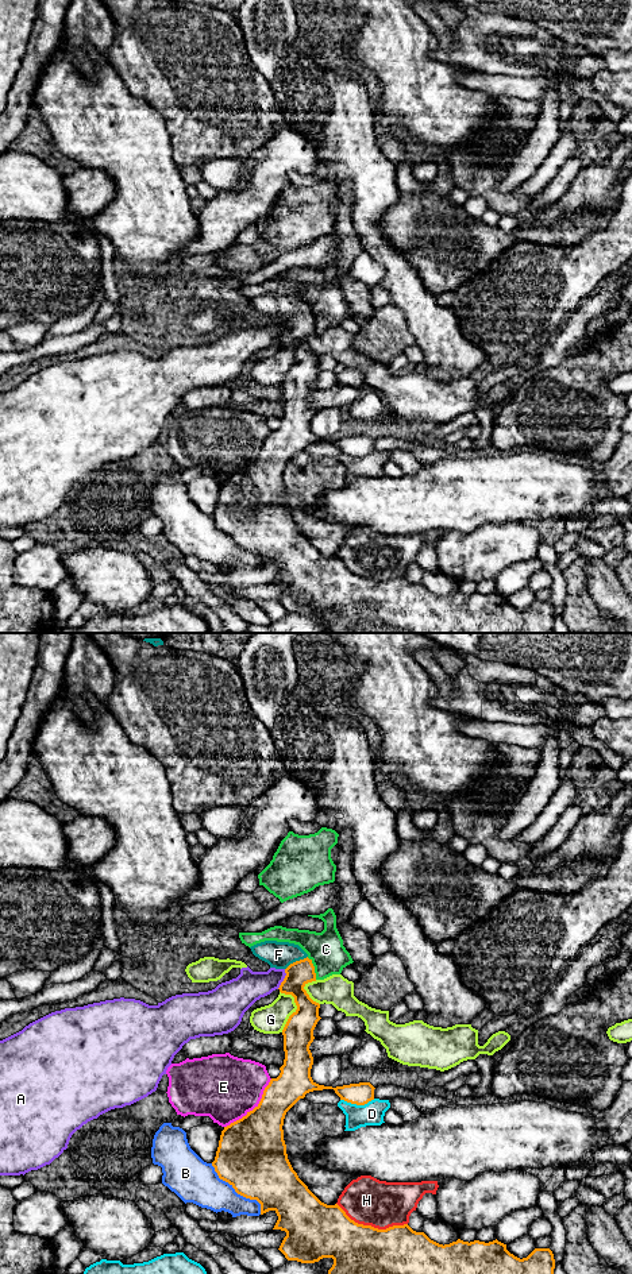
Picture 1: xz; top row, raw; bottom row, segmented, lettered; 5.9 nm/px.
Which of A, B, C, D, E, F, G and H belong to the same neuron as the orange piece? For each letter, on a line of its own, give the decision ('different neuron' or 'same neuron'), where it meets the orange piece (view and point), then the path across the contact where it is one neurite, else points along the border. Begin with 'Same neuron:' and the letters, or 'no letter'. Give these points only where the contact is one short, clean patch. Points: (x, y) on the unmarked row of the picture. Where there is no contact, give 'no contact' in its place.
Same neuron: F
A: different neuron; contact xz (284, 331); border xz (285, 321), (285, 329), (277, 340)
B: different neuron; contact xz (238, 545)
C: different neuron; contact xz (313, 320); border xz (307, 309), (313, 319), (316, 331)
D: different neuron; contact xz (357, 456)
E: different neuron; contact xz (254, 460)
F: same neuron; contact xz (296, 313); way xz (299, 325), (296, 313), (288, 308), (278, 307)
G: different neuron; contact xz (297, 361)
H: different neuron; contact xz (370, 578)

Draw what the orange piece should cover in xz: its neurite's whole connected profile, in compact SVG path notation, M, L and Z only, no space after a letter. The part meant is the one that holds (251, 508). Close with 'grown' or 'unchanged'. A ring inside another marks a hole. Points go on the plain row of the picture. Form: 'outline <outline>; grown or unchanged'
outline M265 293L250 301L270 320L285 323L286 328L278 341L294 350L297 362L282 382L285 412L280 428L270 432L253 463L224 479L212 518L219 530L228 534L238 547L257 552L261 567L269 563L277 565L278 572L273 582L286 584L278 601L285 610L301 615L332 610L334 617L328 622L331 633L554 633L555 611L550 601L535 601L520 611L497 591L489 595L458 591L443 598L408 576L386 582L358 576L338 556L327 557L308 541L288 511L282 482L286 464L307 445L323 441L334 441L340 452L365 458L374 452L375 440L370 435L332 440L312 432L313 409L309 398L315 391L313 382L321 371L320 356L304 341L308 335L316 333L312 312L298 297L289 294Z; grown

